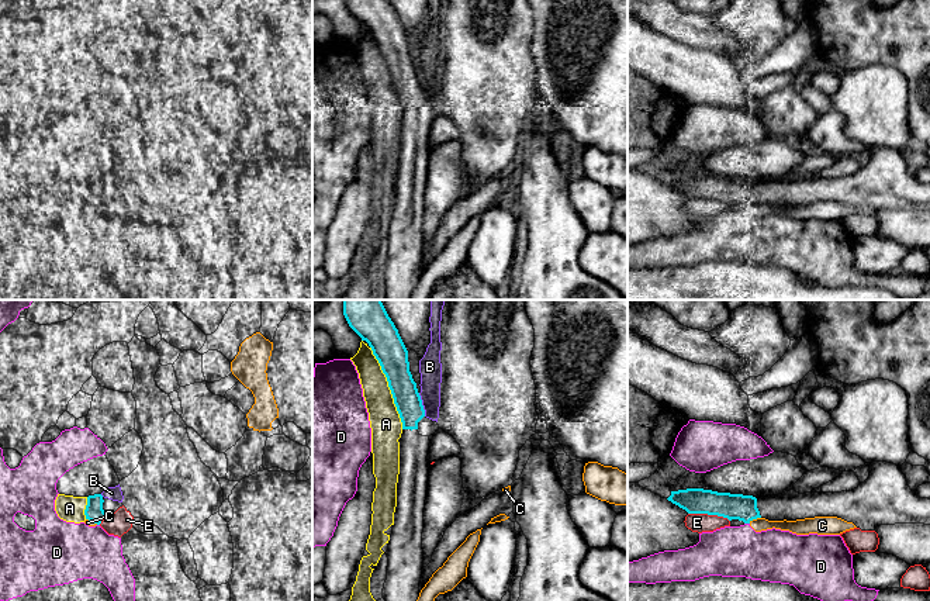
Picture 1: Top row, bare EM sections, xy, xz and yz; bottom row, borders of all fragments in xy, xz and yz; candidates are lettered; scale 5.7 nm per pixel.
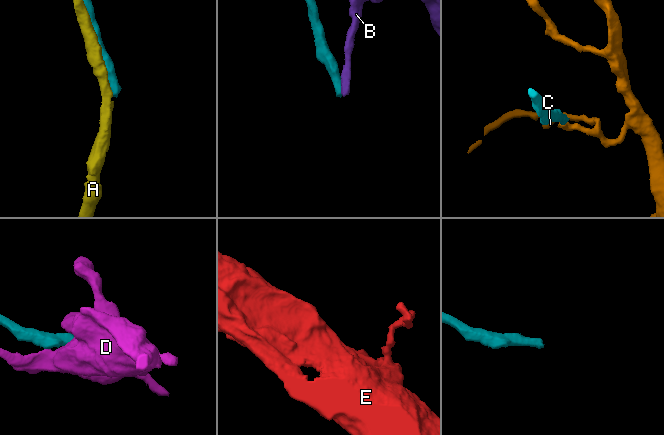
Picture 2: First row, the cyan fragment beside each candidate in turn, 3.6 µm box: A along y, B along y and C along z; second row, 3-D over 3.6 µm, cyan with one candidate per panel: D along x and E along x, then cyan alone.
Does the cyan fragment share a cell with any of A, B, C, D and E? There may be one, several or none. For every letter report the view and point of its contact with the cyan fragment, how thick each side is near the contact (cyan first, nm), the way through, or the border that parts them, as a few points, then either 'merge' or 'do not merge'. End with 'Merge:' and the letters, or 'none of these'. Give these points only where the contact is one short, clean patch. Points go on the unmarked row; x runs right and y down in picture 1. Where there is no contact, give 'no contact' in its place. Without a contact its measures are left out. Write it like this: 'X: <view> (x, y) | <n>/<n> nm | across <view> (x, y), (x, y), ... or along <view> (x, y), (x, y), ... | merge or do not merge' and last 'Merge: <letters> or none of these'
A: xz (389, 71) | 180/180 nm | do not merge
B: xz (421, 89) | 150/130 nm | do not merge
C: yz (754, 203) | 150/80 nm | do not merge
D: yz (747, 207) | 150/300 nm | do not merge
E: yz (709, 199) | 150/110 nm | along yz (688, 197), (716, 199), (729, 206) | do not merge
Merge: none of these

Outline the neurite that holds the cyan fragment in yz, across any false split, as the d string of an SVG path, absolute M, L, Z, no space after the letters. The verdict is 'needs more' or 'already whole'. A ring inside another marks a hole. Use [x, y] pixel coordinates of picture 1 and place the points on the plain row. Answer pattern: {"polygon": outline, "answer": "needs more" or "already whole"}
{"polygon": "M872 146L870 162L851 176L805 177L795 175L778 180L753 182L703 173L671 176L667 183L688 198L708 198L750 208L753 204L796 205L815 201L837 201L861 215L879 210L930 210L930 184L917 182L900 151Z", "answer": "needs more"}

